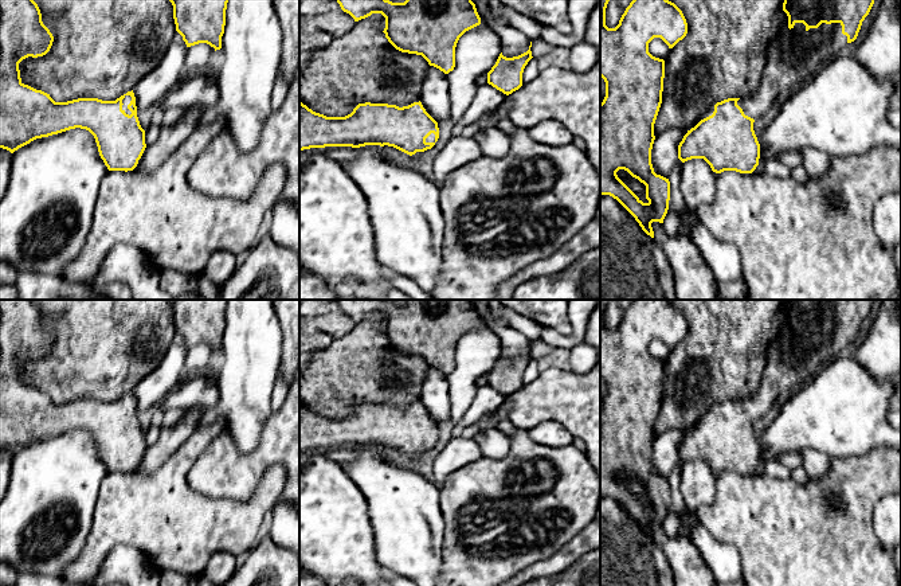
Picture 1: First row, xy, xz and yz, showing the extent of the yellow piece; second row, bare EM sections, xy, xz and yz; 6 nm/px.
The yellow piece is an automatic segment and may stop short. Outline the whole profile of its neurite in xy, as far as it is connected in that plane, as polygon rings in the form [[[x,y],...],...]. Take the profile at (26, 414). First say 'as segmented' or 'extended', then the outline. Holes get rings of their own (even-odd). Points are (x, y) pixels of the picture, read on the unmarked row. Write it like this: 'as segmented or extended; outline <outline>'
extended; outline [[[0,300],[0,449],[13,454],[36,440],[81,429],[94,437],[99,457],[109,472],[133,472],[146,449],[145,431],[141,429],[137,418],[133,391],[115,402],[78,399],[67,403],[55,403],[50,395],[21,383],[19,364],[28,358],[38,359],[46,356],[52,343],[54,337],[43,325],[40,310],[32,300]]]

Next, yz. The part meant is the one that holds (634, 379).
as segmented; outline [[[600,300],[600,378],[606,383],[606,398],[603,403],[600,405],[600,496],[610,496],[614,500],[616,500],[639,524],[642,531],[654,539],[654,532],[651,528],[653,523],[659,523],[663,524],[663,520],[667,515],[669,511],[669,501],[670,501],[670,483],[669,480],[657,476],[654,473],[653,465],[651,465],[651,450],[653,445],[655,441],[654,437],[654,425],[662,405],[662,392],[663,392],[663,379],[665,379],[665,362],[653,358],[649,353],[649,344],[654,339],[661,339],[669,349],[673,349],[679,341],[682,341],[686,335],[687,335],[687,324],[686,320],[682,315],[682,312],[671,302],[667,300],[634,300],[630,306],[626,309],[624,315],[622,316],[619,325],[615,329],[608,329],[606,327],[606,309],[608,305],[610,300]],[[619,470],[627,472],[632,478],[638,480],[641,484],[646,487],[646,500],[649,501],[647,504],[643,504],[616,476]]]

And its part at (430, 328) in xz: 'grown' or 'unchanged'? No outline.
unchanged

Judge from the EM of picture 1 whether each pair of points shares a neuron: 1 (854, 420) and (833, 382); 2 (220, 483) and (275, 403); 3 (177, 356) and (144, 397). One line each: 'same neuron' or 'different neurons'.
1: same neuron
2: different neurons
3: same neuron

